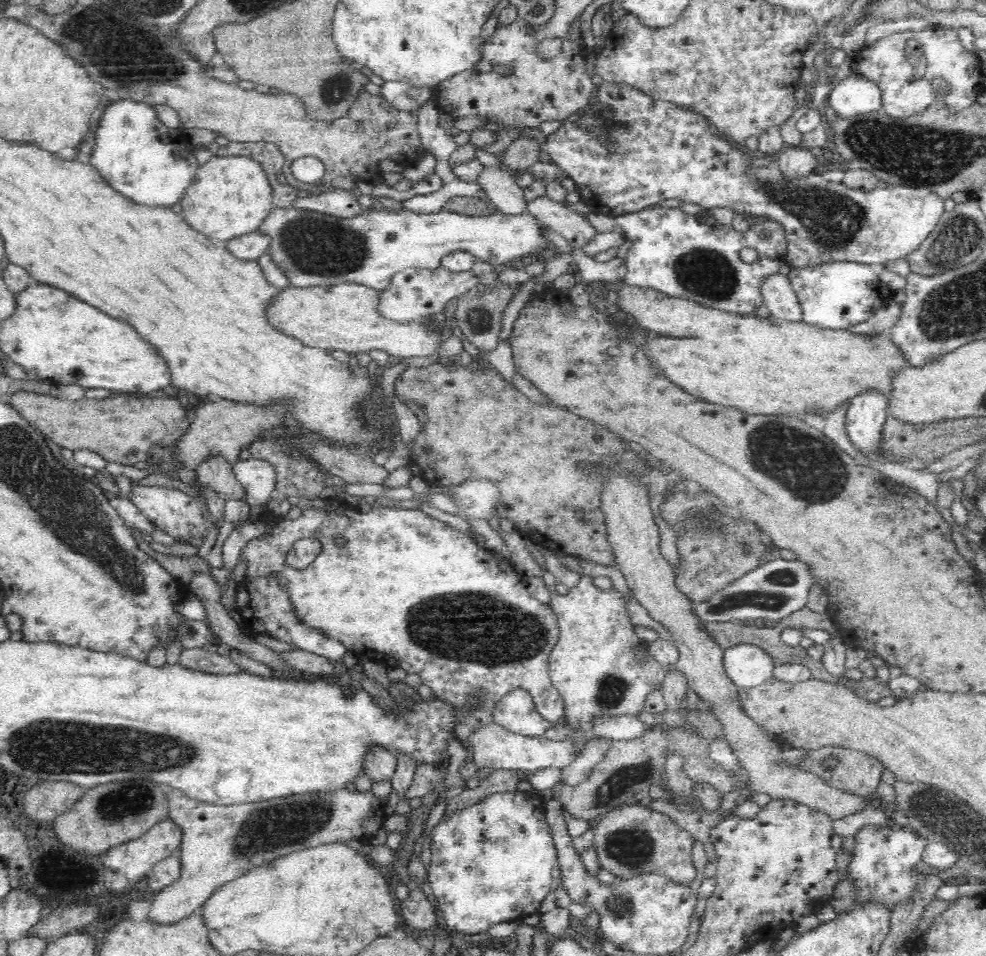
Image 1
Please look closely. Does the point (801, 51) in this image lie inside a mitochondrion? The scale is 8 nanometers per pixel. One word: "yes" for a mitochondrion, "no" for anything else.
no

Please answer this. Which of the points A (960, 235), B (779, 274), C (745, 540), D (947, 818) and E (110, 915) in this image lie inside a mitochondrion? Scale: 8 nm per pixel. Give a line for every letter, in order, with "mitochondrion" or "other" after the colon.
A: mitochondrion
B: other
C: mitochondrion
D: mitochondrion
E: other

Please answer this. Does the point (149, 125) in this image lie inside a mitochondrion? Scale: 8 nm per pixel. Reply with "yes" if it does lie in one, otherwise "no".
no

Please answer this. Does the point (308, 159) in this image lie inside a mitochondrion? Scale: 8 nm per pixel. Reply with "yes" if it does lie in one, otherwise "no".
no

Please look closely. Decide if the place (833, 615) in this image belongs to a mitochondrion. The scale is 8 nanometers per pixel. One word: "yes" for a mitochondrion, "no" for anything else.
no

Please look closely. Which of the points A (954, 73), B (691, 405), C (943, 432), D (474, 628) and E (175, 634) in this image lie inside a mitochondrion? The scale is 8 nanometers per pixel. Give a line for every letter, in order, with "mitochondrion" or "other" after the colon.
A: other
B: other
C: other
D: mitochondrion
E: other

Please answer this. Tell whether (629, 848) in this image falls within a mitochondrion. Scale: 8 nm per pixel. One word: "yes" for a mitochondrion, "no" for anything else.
yes

